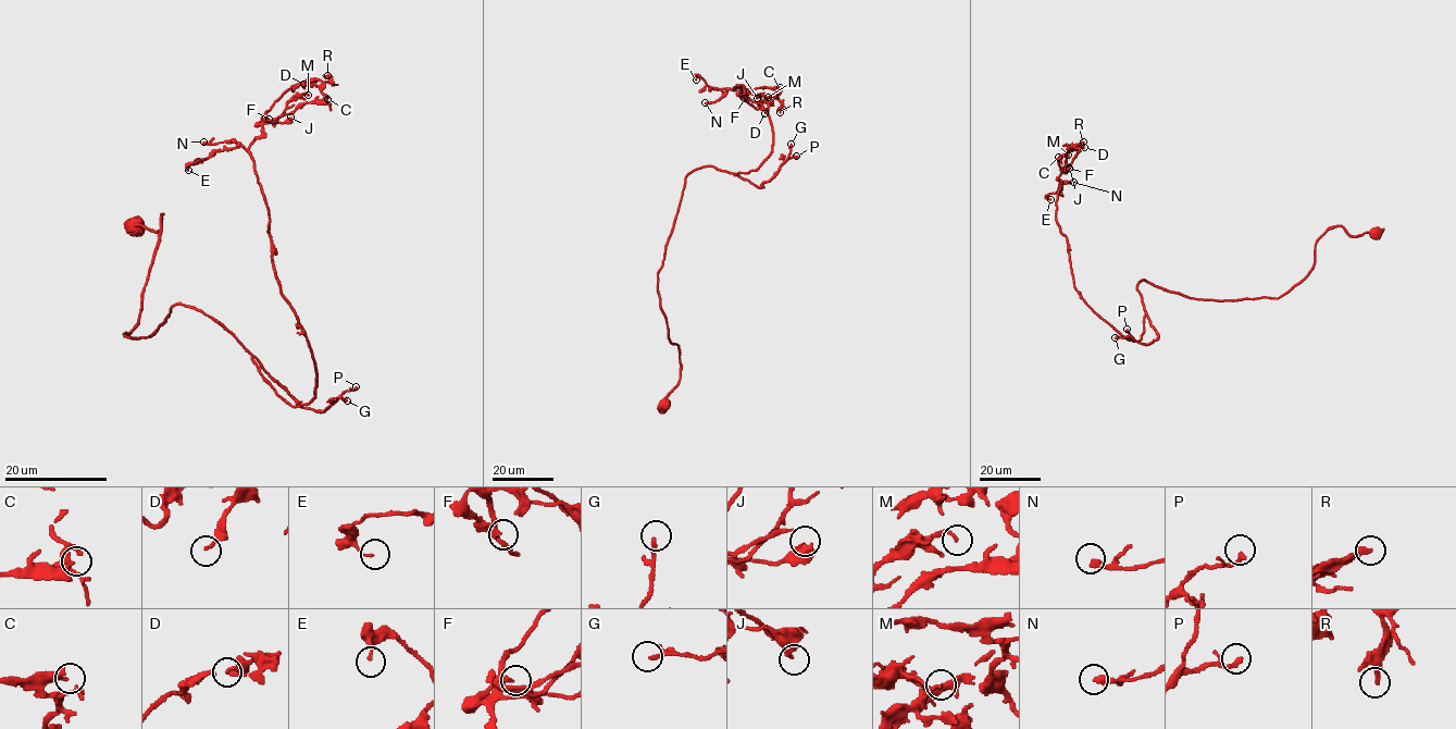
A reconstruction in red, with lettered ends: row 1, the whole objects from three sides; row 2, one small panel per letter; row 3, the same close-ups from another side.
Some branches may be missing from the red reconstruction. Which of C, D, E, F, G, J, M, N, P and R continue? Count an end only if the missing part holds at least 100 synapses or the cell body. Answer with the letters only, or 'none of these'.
none of these

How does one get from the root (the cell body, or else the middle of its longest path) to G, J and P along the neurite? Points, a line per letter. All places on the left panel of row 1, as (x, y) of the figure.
G: (134, 227), (160, 231), (162, 214), (124, 335), (147, 337), (188, 306), (301, 407), (347, 400)
J: (134, 227), (160, 231), (162, 214), (124, 335), (196, 308), (307, 404), (315, 363), (249, 150), (290, 116)
P: (134, 227), (160, 231), (162, 214), (124, 335), (183, 304), (305, 408), (356, 386)

